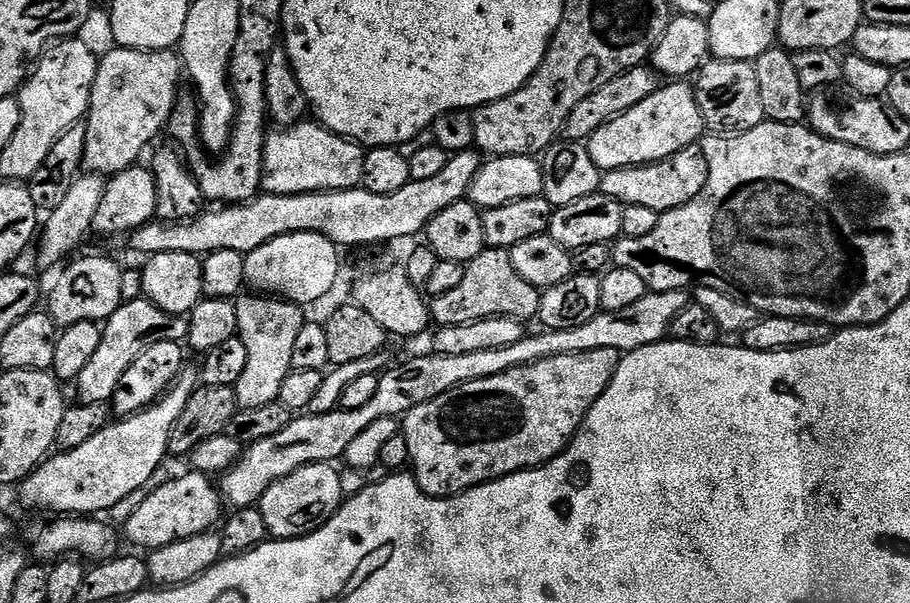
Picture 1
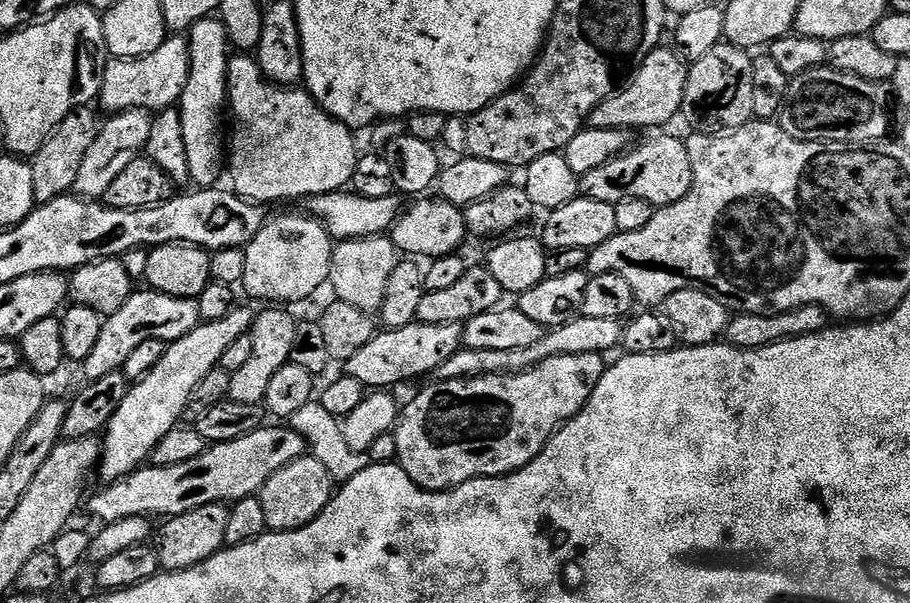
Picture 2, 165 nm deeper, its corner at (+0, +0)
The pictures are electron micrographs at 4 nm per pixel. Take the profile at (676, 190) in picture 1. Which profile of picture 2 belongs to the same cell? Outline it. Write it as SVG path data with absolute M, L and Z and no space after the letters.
M660 136L657 140L638 145L633 152L625 151L579 177L578 192L586 198L594 198L594 202L618 205L630 199L641 199L657 209L686 198L691 185L692 167L687 143L676 136Z

